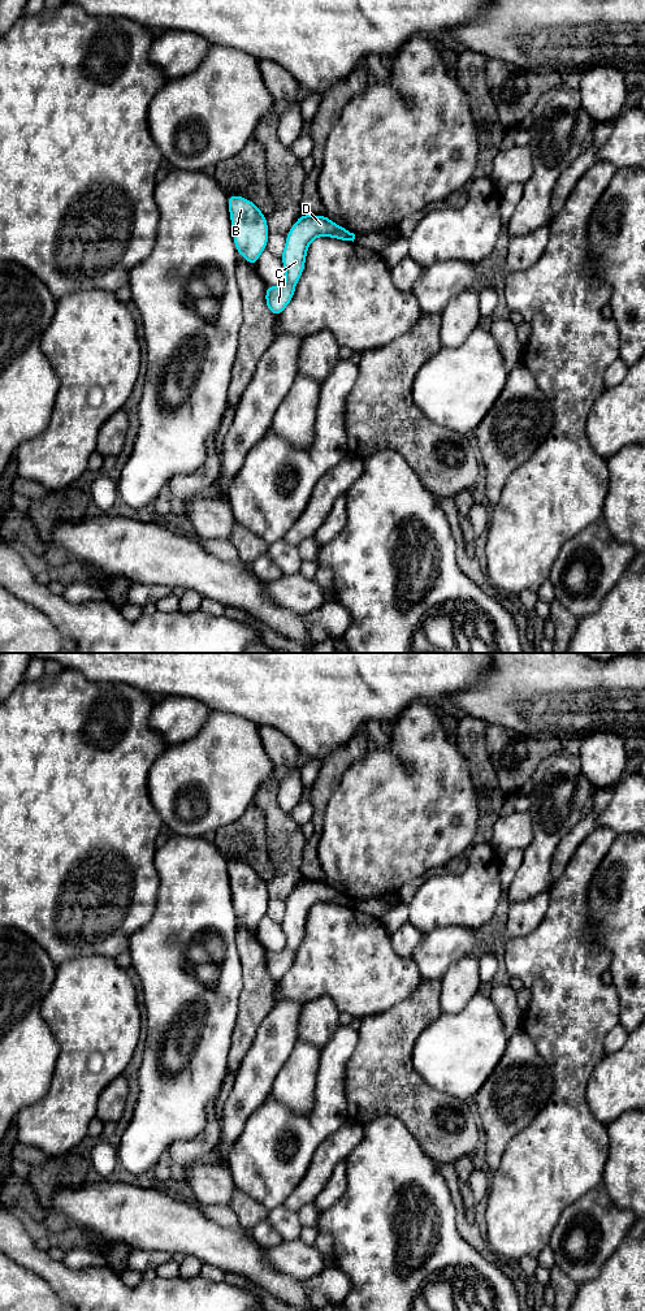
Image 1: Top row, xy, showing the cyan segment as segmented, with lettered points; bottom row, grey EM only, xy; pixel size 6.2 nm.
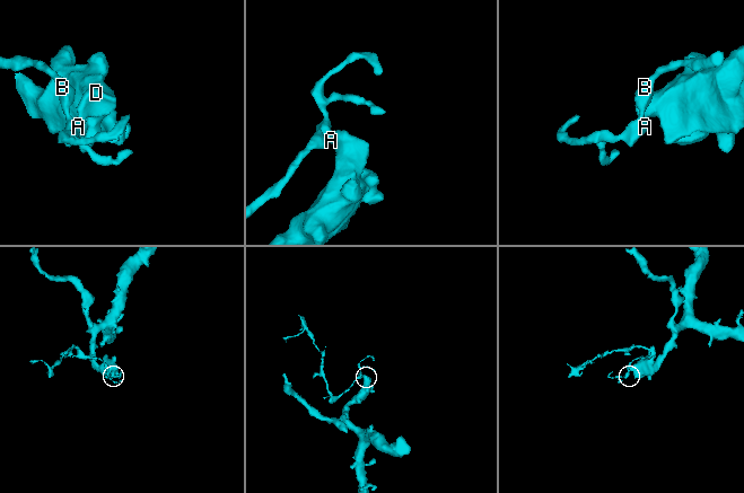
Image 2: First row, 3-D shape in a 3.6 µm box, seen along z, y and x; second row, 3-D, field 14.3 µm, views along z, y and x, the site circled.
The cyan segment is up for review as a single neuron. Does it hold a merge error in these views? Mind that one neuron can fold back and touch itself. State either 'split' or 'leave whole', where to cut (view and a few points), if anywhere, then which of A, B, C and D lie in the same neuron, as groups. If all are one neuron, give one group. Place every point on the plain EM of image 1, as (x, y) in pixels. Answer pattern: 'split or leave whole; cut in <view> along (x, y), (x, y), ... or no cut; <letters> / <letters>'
split; cut in xy along (286, 947), (294, 951); A B / C D

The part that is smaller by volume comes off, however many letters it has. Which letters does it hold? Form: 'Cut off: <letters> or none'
Cut off: A, B

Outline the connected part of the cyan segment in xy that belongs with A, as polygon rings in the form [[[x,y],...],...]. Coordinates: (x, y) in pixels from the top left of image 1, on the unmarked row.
[[[283,948],[280,952],[268,952],[265,955],[265,969],[268,975],[278,983],[278,981],[287,973],[295,960],[295,951]]]

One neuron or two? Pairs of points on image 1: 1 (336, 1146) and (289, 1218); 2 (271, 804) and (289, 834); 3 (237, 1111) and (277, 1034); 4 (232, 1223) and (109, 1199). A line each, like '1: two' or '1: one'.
1: two
2: one
3: one
4: two

